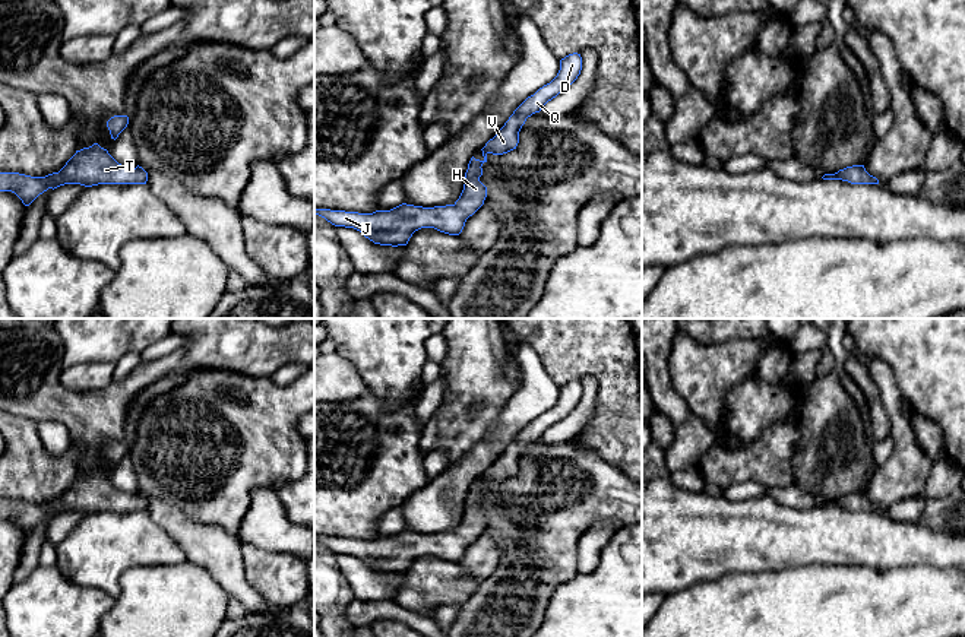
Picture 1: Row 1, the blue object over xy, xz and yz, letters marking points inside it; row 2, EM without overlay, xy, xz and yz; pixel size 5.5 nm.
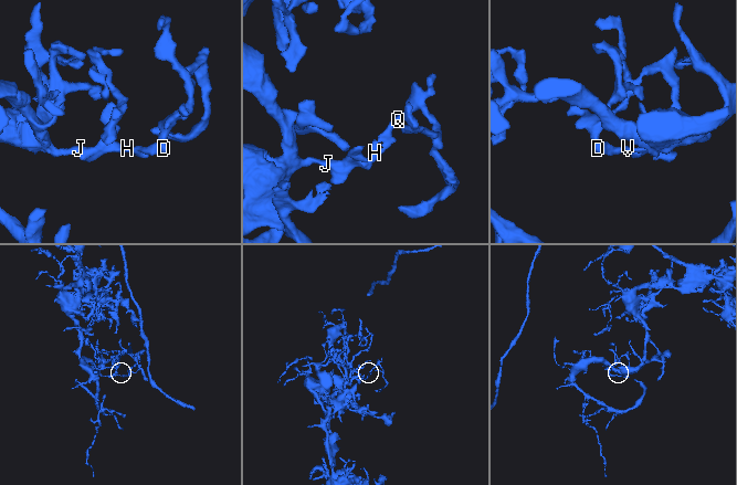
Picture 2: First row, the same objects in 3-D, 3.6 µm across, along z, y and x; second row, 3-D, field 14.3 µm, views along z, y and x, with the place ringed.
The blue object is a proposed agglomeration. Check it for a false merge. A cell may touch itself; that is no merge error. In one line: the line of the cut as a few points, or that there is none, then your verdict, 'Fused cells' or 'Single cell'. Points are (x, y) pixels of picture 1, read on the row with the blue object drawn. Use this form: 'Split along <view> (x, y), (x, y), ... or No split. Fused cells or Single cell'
No split. Single cell

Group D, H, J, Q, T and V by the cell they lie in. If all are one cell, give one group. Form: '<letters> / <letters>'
D H J Q T V

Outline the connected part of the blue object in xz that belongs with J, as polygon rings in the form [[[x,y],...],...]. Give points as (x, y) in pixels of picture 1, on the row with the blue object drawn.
[[[573,53],[560,60],[557,76],[528,96],[496,136],[485,143],[481,149],[484,159],[471,158],[465,172],[463,190],[453,205],[423,207],[402,203],[390,210],[373,213],[330,209],[314,209],[314,213],[335,226],[354,228],[380,245],[406,245],[412,234],[421,228],[434,228],[449,235],[459,235],[466,219],[484,205],[487,197],[487,187],[480,181],[481,167],[487,162],[487,155],[503,155],[516,149],[519,131],[526,118],[540,112],[548,101],[564,92],[578,79],[580,70],[580,54]]]

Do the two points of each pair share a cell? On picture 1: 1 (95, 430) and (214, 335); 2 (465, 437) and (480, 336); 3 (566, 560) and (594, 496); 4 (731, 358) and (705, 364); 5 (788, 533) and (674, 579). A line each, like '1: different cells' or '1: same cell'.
1: same cell
2: same cell
3: same cell
4: same cell
5: same cell

